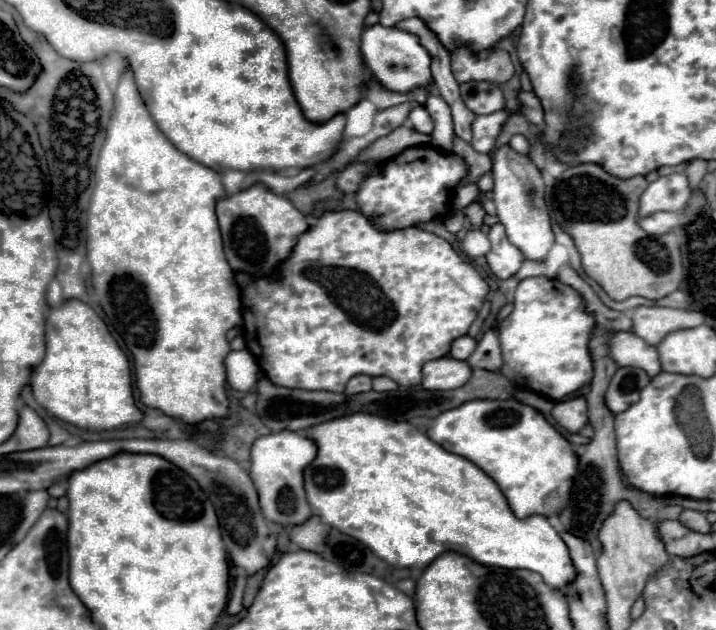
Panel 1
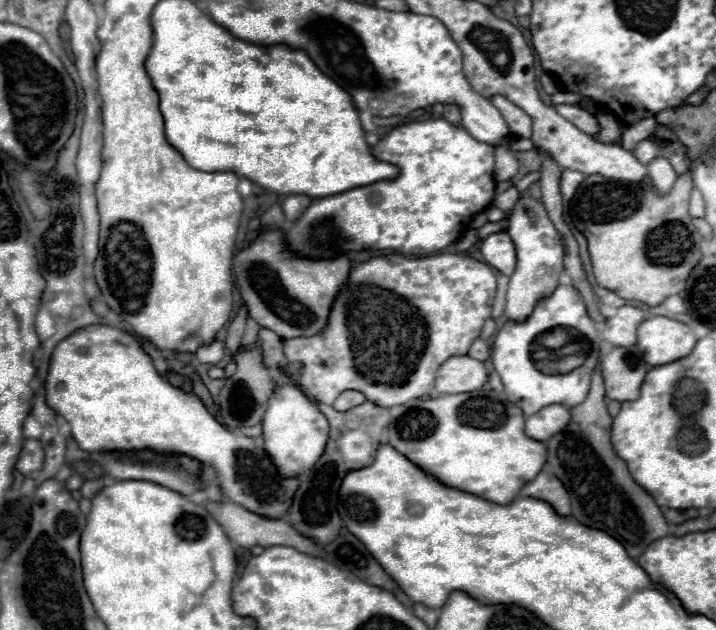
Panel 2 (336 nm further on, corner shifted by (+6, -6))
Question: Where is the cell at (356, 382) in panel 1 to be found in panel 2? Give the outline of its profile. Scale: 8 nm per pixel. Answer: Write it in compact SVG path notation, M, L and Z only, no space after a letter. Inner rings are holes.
M346 390L346 392L342 392L338 398L336 398L336 402L332 404L338 412L346 412L346 410L350 410L350 408L354 408L354 406L360 406L362 402L366 402L366 398L362 396L362 392L354 392L354 390Z

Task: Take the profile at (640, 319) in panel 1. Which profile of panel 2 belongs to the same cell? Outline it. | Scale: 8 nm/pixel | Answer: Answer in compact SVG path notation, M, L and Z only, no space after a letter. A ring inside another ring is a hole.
M622 306L614 318L604 320L602 338L614 346L634 346L634 332L646 314L636 306Z

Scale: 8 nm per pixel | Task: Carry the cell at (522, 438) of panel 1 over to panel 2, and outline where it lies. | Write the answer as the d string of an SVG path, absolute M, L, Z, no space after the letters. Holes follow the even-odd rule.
M444 394L438 398L416 398L406 404L406 412L390 422L388 444L406 456L412 464L436 478L444 486L480 496L496 504L510 504L518 488L542 470L546 462L546 446L524 434L524 414L506 398L488 398L486 394Z

